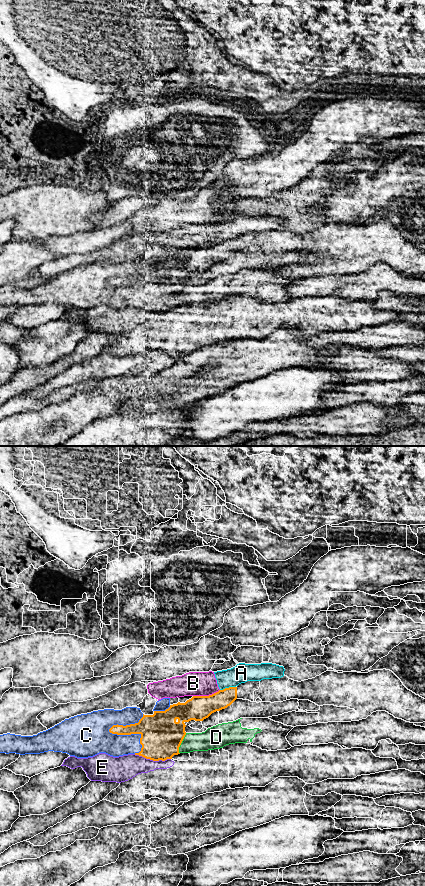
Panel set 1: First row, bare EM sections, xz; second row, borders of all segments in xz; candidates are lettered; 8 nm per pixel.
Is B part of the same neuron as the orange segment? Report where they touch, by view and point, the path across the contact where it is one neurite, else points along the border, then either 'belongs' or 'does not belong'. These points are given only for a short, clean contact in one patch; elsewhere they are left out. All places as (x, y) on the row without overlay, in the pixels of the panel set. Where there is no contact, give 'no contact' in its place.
contact xz (206, 248); does not belong

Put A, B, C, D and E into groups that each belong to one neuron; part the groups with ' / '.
A B / C / D / E

